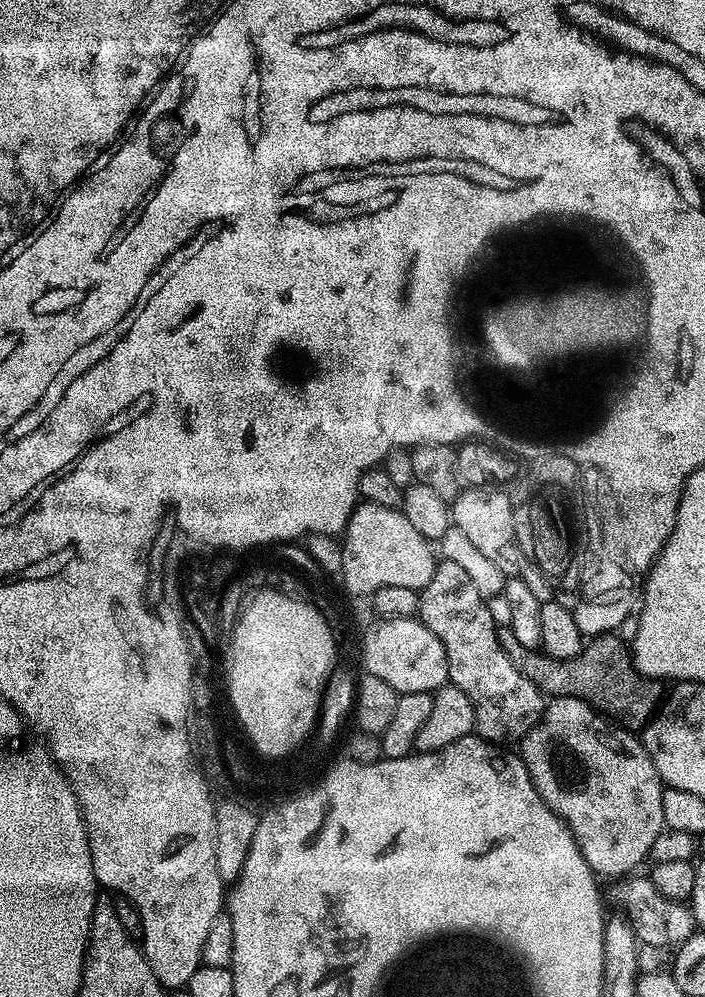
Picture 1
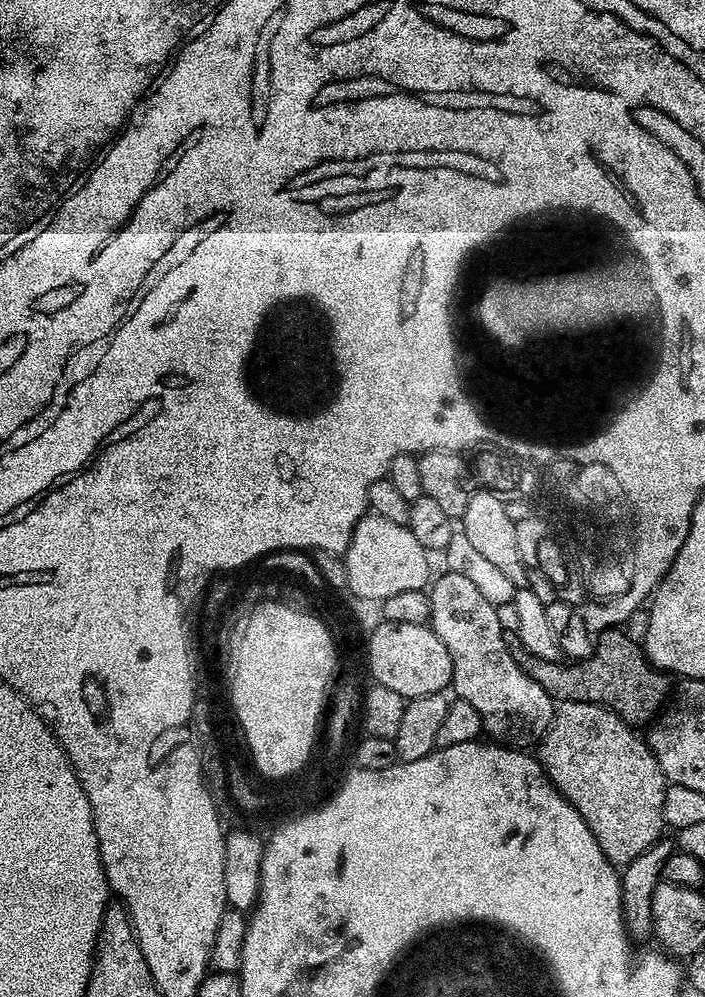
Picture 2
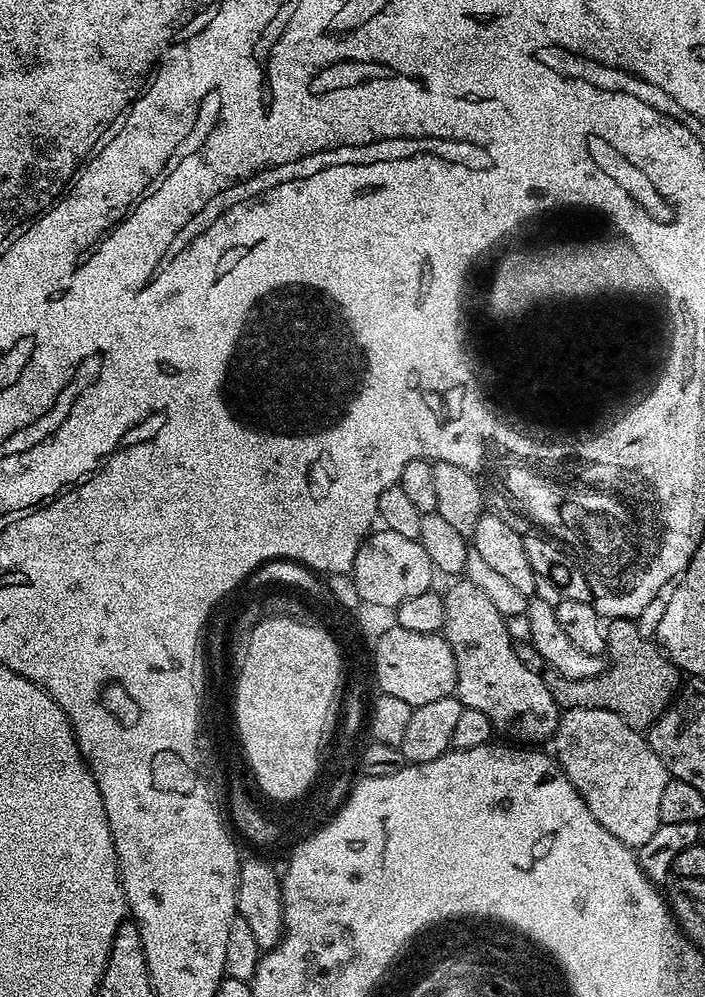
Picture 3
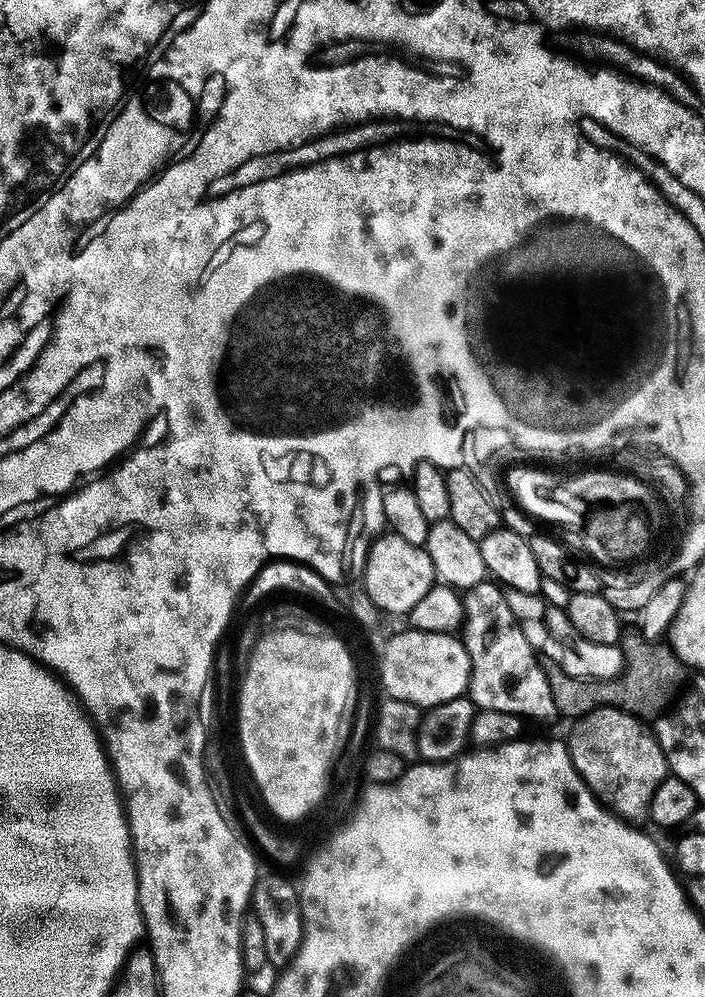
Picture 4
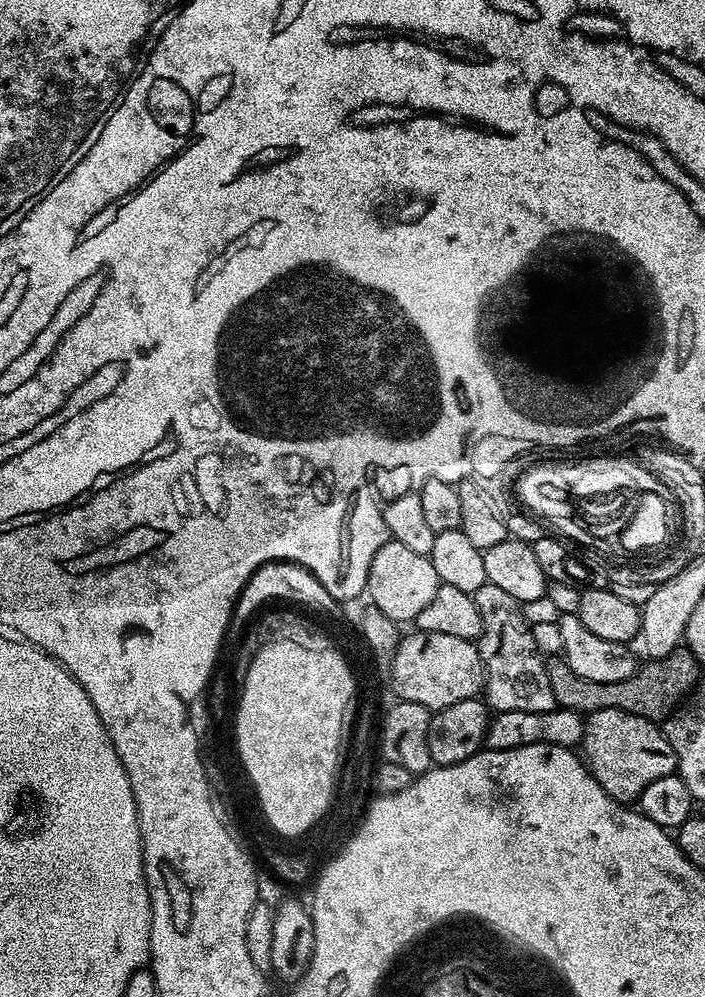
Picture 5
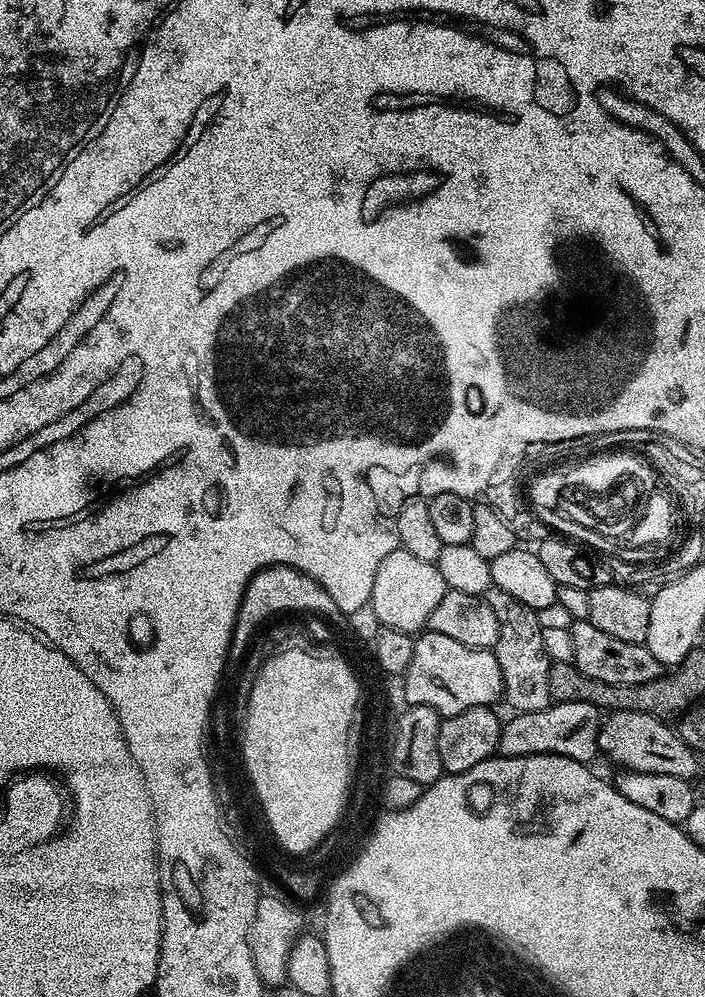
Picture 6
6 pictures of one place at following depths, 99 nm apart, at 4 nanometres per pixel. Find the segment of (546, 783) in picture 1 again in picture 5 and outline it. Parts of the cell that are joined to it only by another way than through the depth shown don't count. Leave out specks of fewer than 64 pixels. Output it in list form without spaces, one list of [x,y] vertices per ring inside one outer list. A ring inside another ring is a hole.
[[[611,708],[591,713],[584,721],[583,748],[582,756],[589,773],[619,804],[631,805],[639,801],[642,790],[646,790],[650,782],[658,782],[658,778],[676,772],[677,758],[664,736],[663,727],[657,721],[626,710]]]

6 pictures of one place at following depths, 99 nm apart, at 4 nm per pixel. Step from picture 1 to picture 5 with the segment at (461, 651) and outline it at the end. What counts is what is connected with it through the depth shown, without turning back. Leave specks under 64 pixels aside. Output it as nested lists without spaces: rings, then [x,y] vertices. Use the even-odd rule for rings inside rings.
[[[490,583],[478,586],[474,595],[478,614],[482,614],[482,634],[478,647],[486,673],[482,692],[489,709],[496,712],[554,710],[558,705],[554,690],[550,690],[550,678],[546,678],[545,657],[534,642],[534,634],[528,619],[524,617],[522,606],[510,598],[506,590]]]

